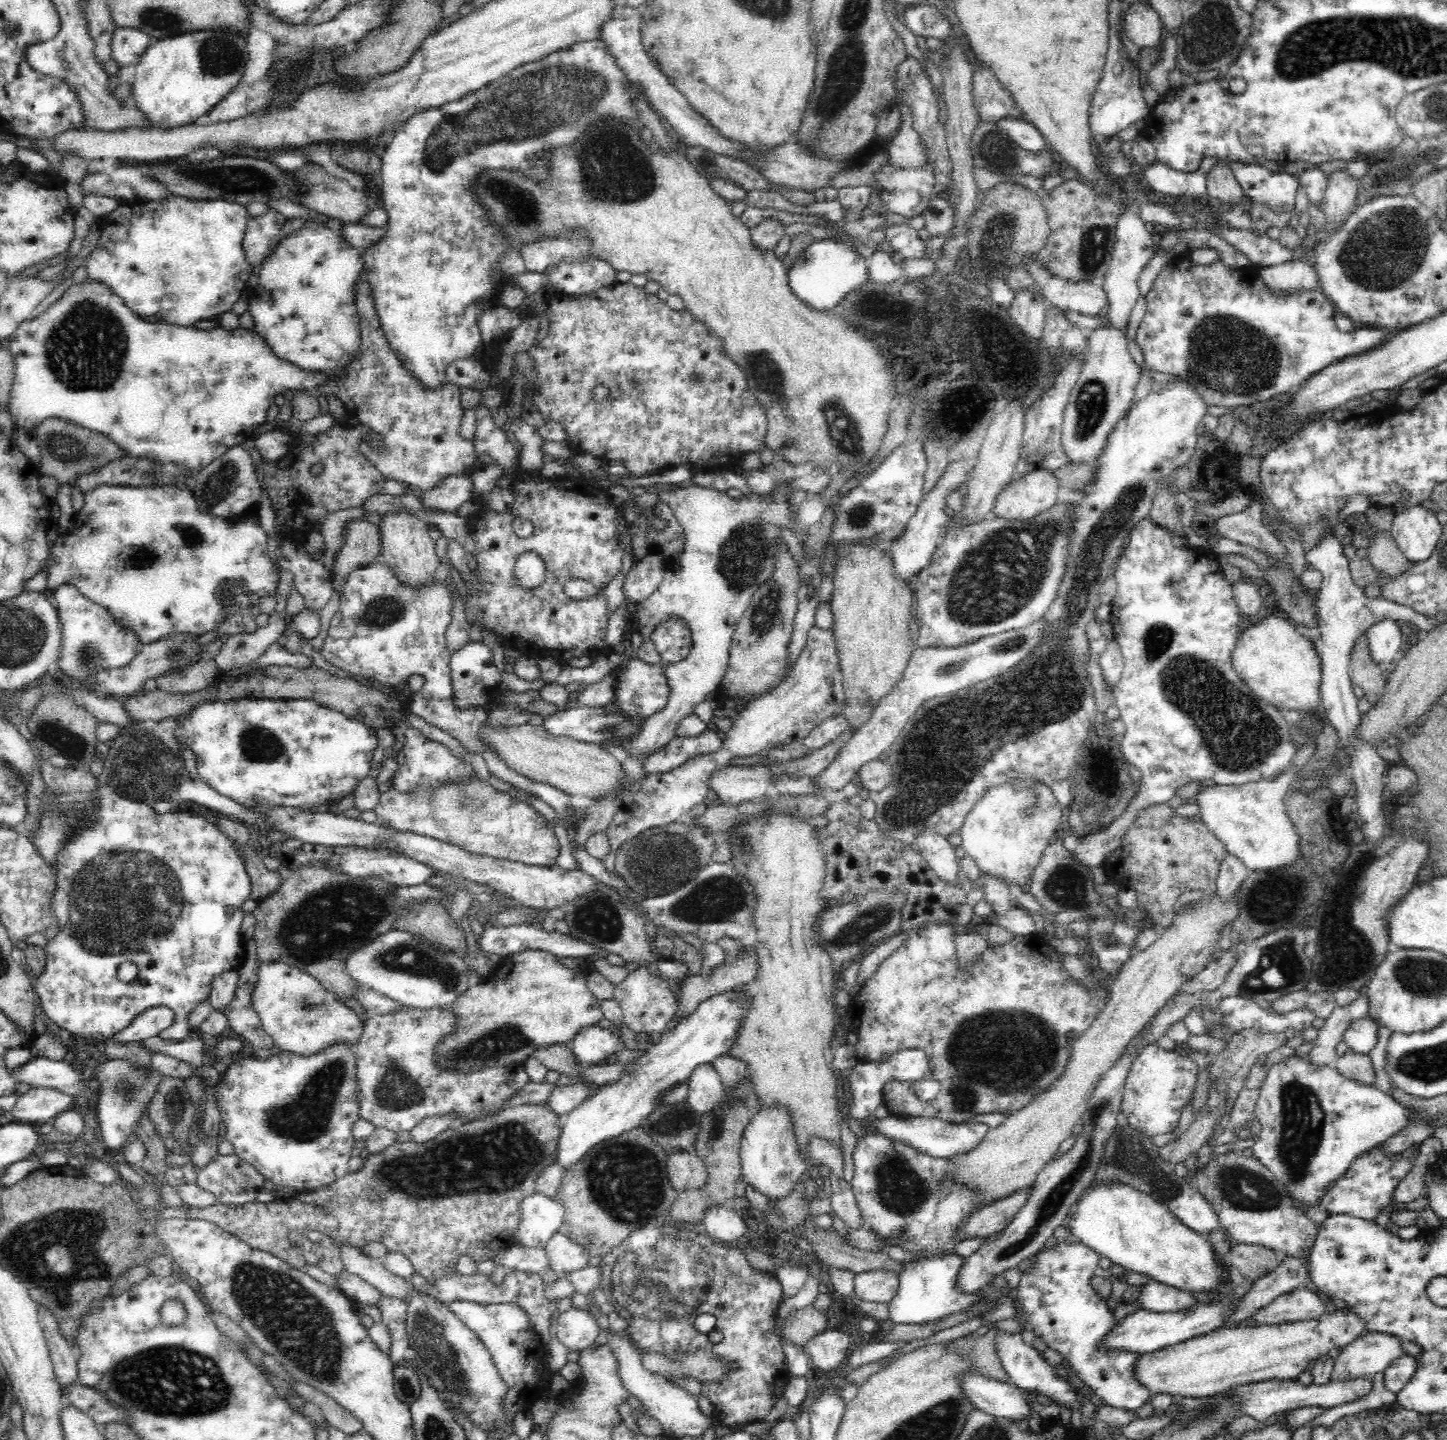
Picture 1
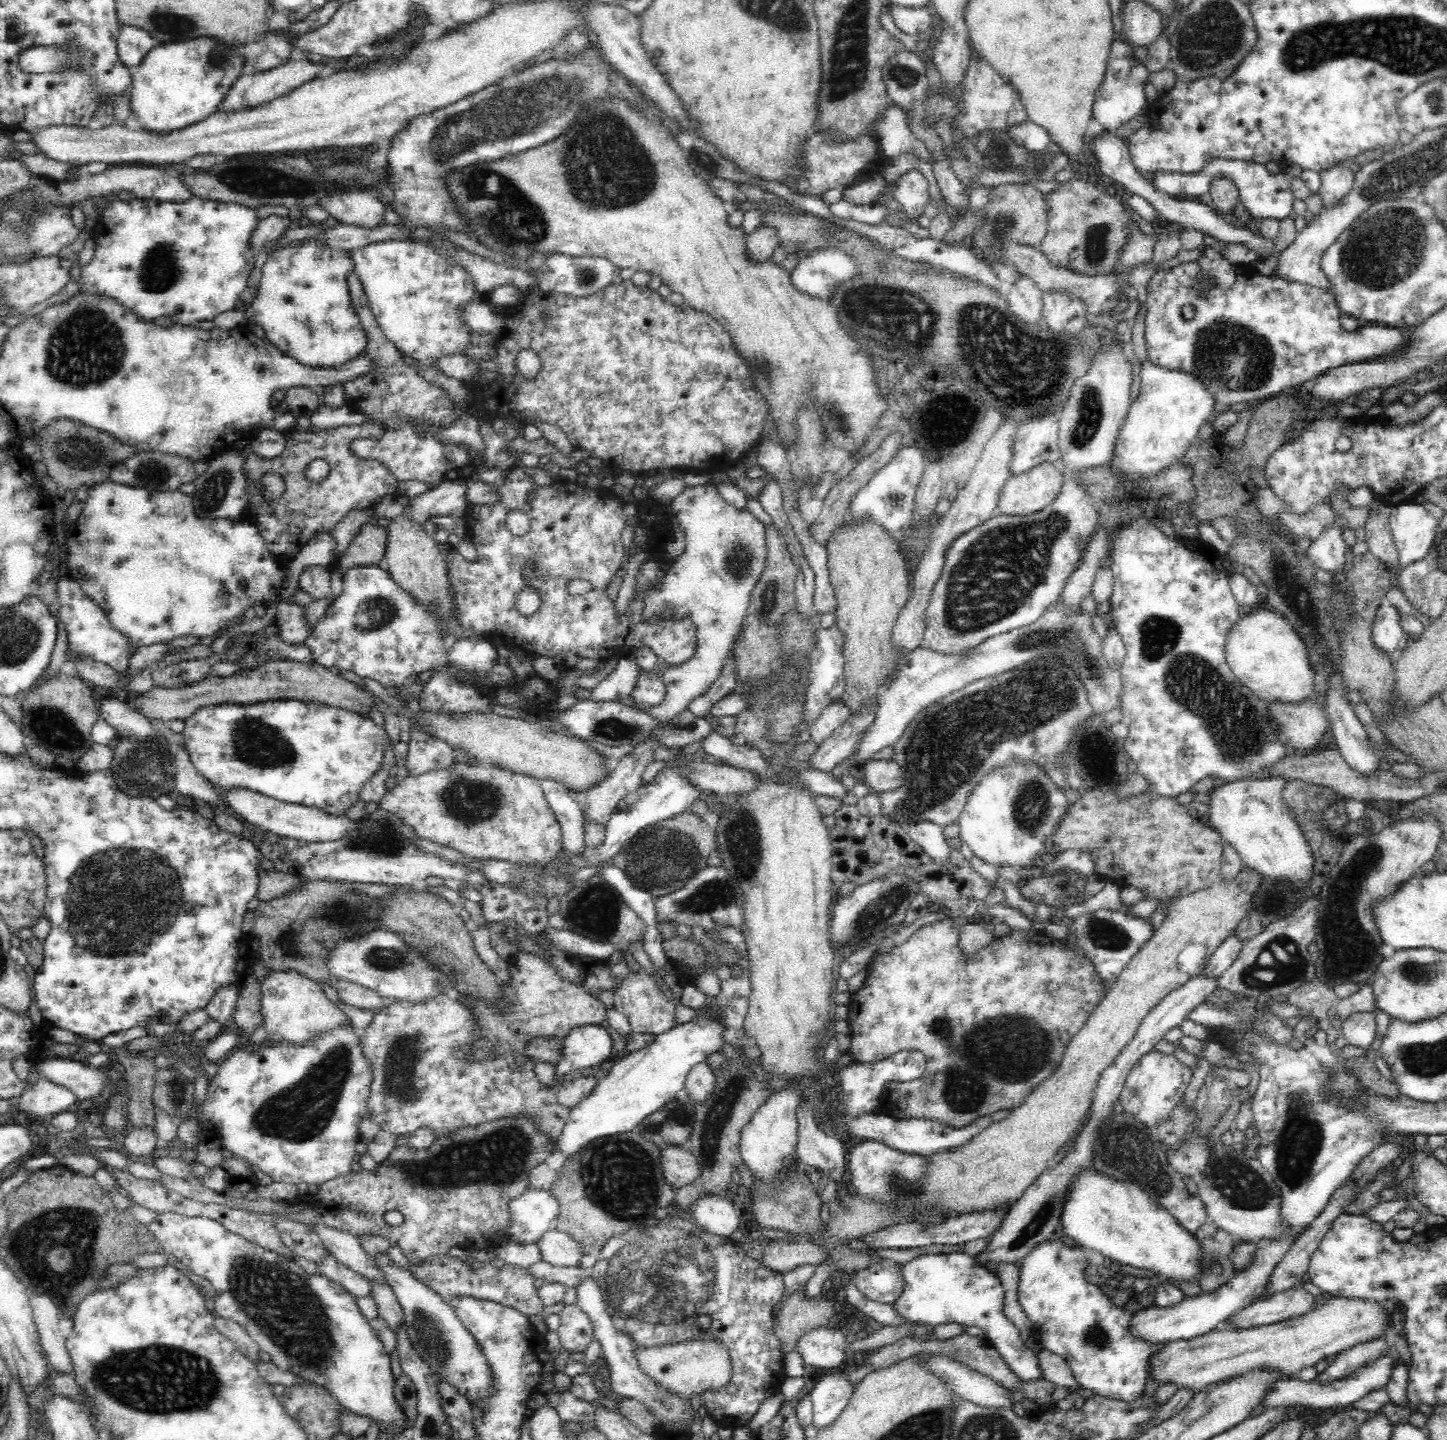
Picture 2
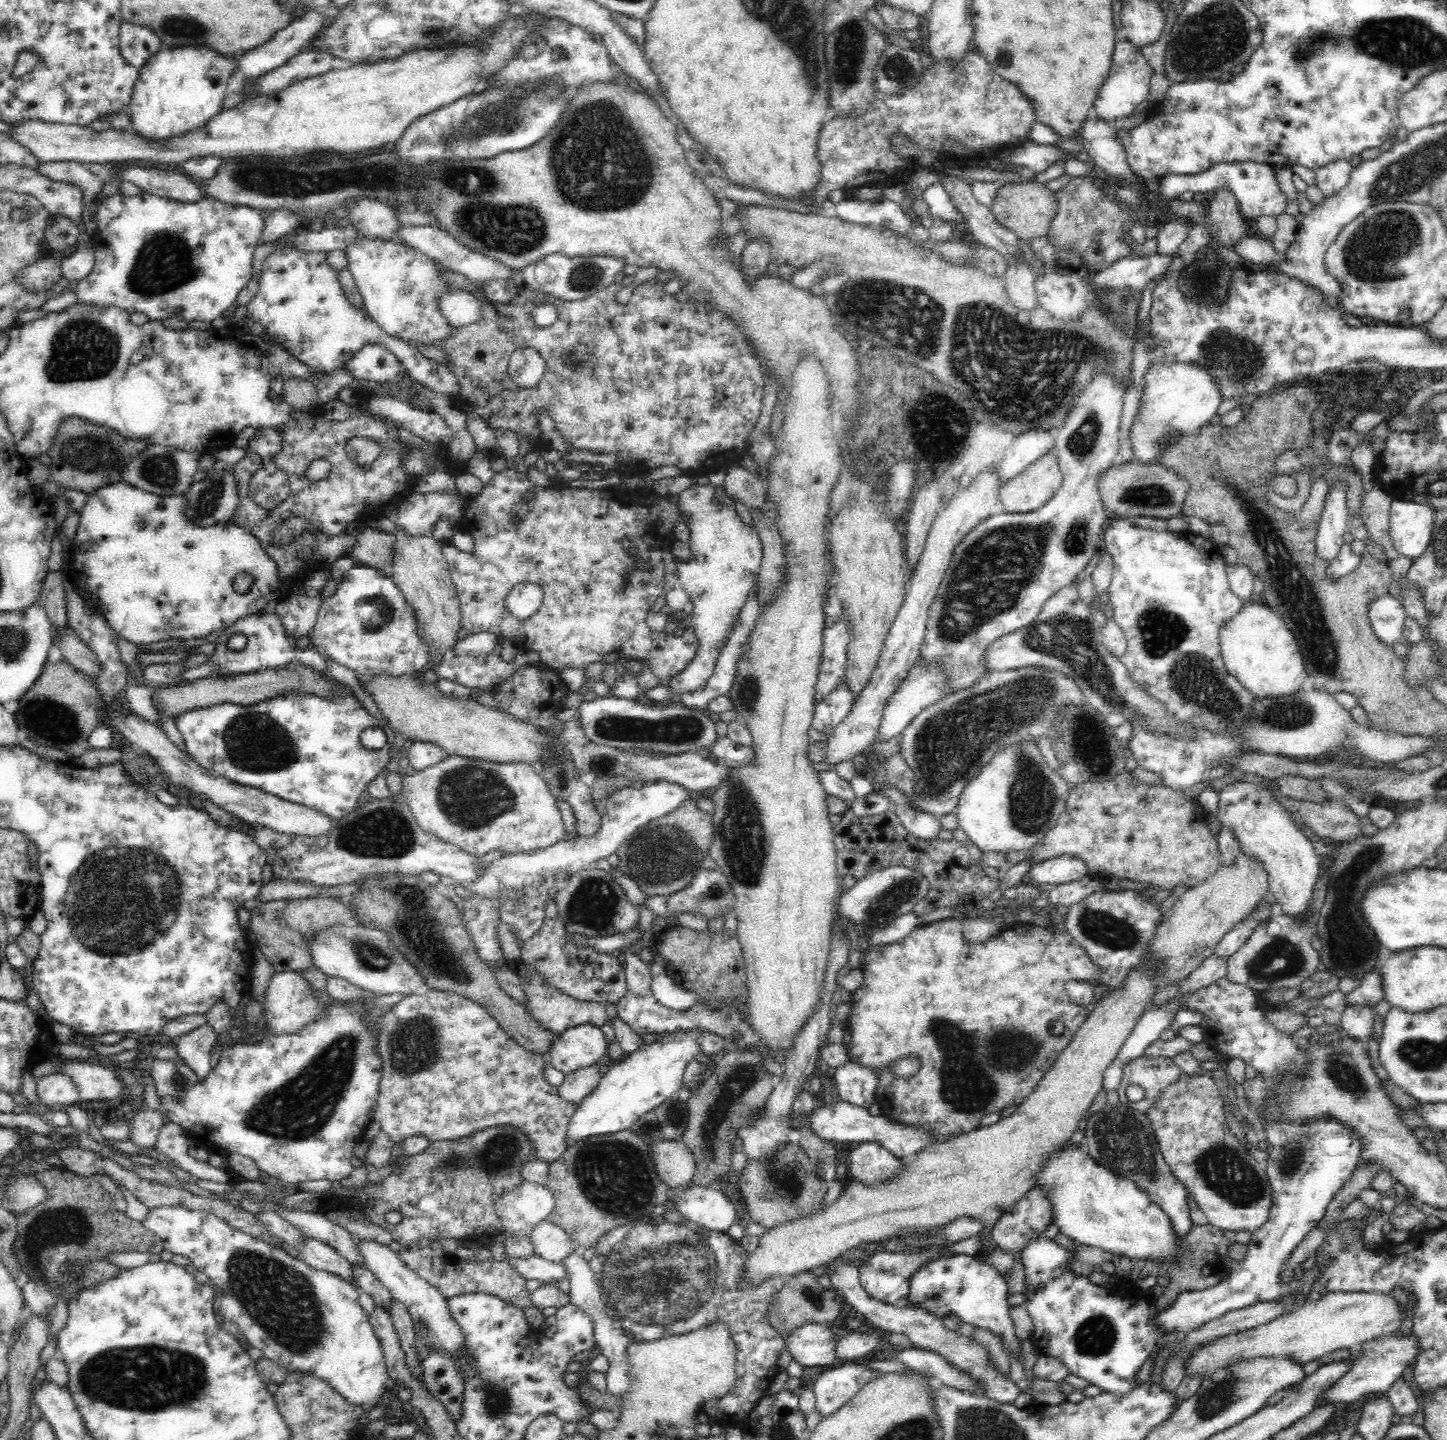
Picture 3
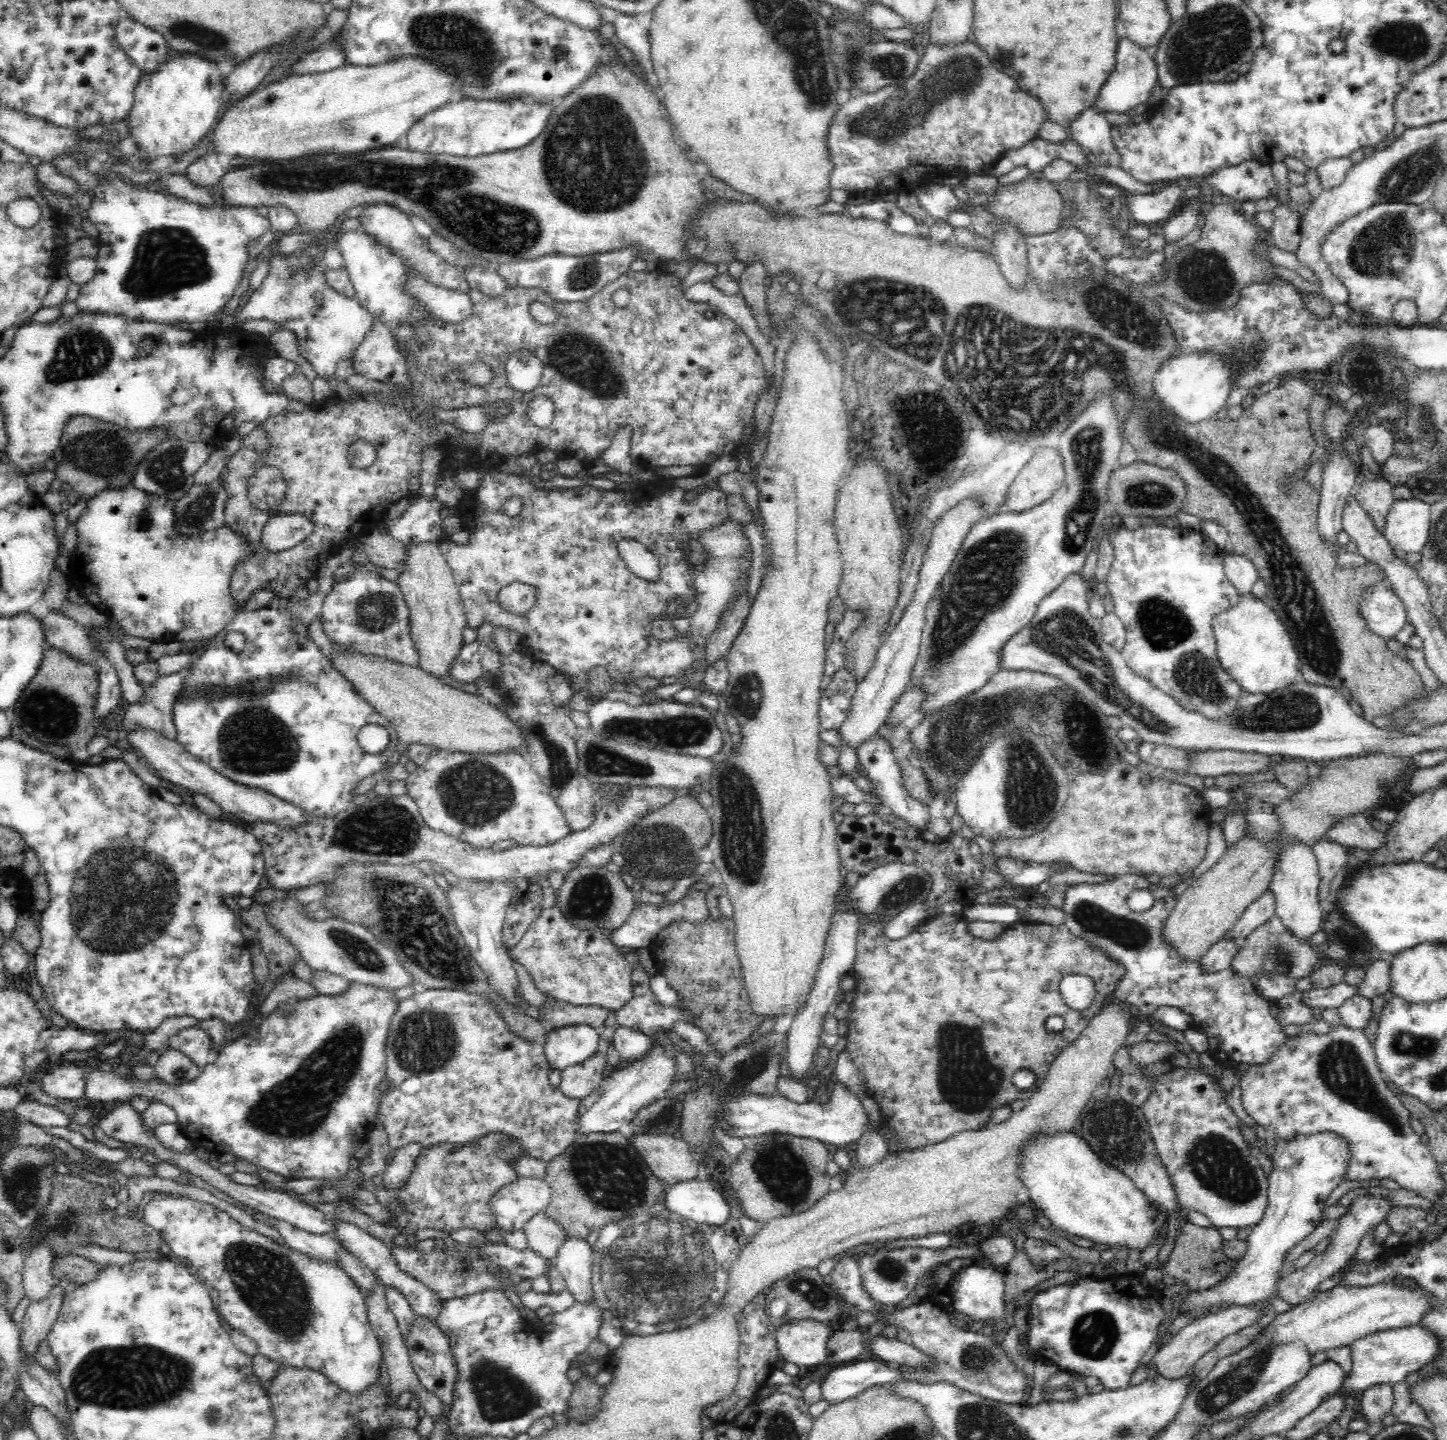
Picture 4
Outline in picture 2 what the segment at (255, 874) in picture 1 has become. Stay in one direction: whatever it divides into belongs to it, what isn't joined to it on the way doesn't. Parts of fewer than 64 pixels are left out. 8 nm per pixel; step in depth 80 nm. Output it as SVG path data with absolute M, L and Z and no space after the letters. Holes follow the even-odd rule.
M261 862L257 867L259 884L256 898L259 901L271 901L284 892L292 892L299 888L299 878L288 873L276 871L275 869L264 870Z

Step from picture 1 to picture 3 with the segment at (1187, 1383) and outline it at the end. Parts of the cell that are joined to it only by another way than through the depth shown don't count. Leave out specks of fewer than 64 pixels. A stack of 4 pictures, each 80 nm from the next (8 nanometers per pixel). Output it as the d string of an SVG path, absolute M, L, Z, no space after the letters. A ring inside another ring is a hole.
M1330 1292L1321 1299L1306 1300L1294 1312L1275 1317L1274 1320L1237 1332L1226 1334L1208 1344L1200 1344L1190 1352L1183 1365L1184 1377L1209 1379L1215 1372L1238 1362L1241 1358L1288 1358L1302 1366L1319 1360L1324 1354L1336 1350L1357 1348L1365 1342L1397 1334L1404 1314L1387 1293Z

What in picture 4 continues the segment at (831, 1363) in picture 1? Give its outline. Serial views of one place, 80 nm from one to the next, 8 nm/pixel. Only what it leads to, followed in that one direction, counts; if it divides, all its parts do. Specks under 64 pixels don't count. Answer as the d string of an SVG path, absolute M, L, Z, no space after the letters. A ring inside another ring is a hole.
M814 1319L782 1324L777 1328L779 1356L798 1367L812 1367L828 1363L827 1344L830 1329Z

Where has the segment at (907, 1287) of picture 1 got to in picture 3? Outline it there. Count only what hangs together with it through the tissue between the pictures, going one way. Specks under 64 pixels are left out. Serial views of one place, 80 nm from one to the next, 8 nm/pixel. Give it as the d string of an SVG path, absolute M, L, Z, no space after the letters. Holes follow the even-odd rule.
M943 1254L922 1262L922 1266L910 1274L908 1294L899 1305L924 1309L926 1313L943 1320L945 1316L956 1316L961 1322L990 1331L1000 1337L1002 1349L1008 1356L1023 1360L1020 1340L1009 1315L1007 1282L992 1265L978 1262L975 1257L965 1254Z

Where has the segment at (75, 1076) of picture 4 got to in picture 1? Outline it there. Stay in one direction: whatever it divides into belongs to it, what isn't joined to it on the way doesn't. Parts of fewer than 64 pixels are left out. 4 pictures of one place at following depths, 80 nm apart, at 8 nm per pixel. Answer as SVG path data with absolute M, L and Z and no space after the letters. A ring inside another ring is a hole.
M31 1088L18 1097L11 1110L12 1123L46 1122L72 1108L73 1098L69 1095L49 1090L48 1088Z

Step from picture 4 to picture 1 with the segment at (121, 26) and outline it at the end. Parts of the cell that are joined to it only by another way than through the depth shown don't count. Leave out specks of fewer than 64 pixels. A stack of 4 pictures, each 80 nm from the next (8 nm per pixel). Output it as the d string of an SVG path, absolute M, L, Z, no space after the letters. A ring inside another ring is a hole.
M115 27L113 38L110 40L110 55L120 66L134 64L151 41L153 39L142 31L128 27Z

